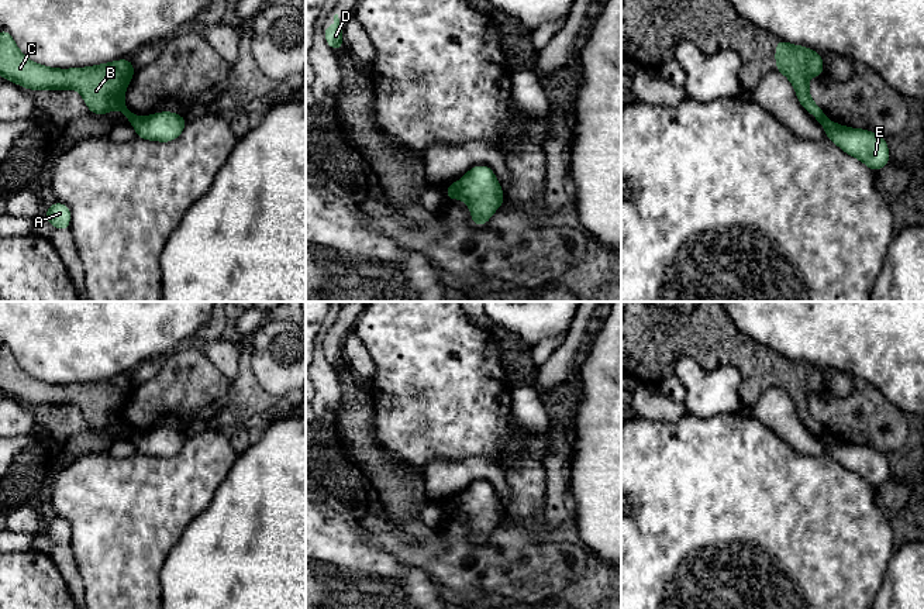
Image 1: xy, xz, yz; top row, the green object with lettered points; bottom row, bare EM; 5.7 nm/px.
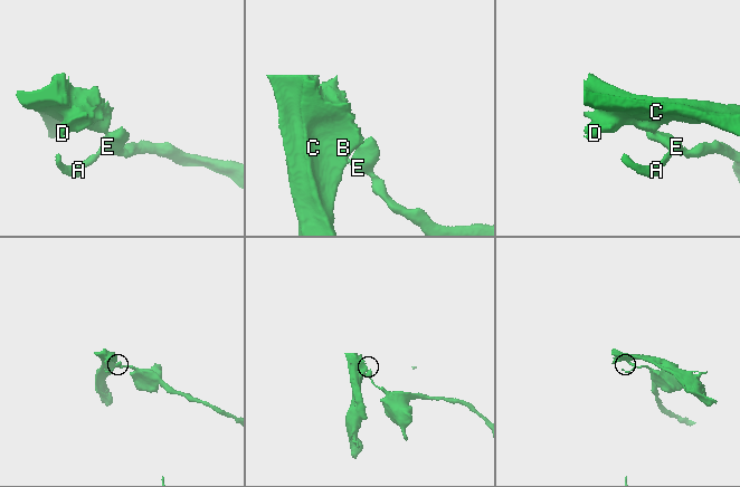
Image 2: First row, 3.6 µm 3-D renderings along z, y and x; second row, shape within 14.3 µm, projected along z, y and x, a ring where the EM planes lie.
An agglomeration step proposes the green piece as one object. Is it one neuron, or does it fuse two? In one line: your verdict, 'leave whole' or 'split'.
split

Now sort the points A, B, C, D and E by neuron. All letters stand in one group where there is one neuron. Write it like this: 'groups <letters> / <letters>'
groups A E / B C D

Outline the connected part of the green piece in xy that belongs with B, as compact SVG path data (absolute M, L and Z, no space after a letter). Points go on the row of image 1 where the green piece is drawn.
M0 30L0 75L28 90L77 90L89 111L106 116L118 109L127 121L137 116L124 104L135 70L131 59L86 68L58 69L30 61L7 30Z

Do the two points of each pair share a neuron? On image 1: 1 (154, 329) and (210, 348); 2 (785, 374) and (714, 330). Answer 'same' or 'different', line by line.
1: different
2: same

